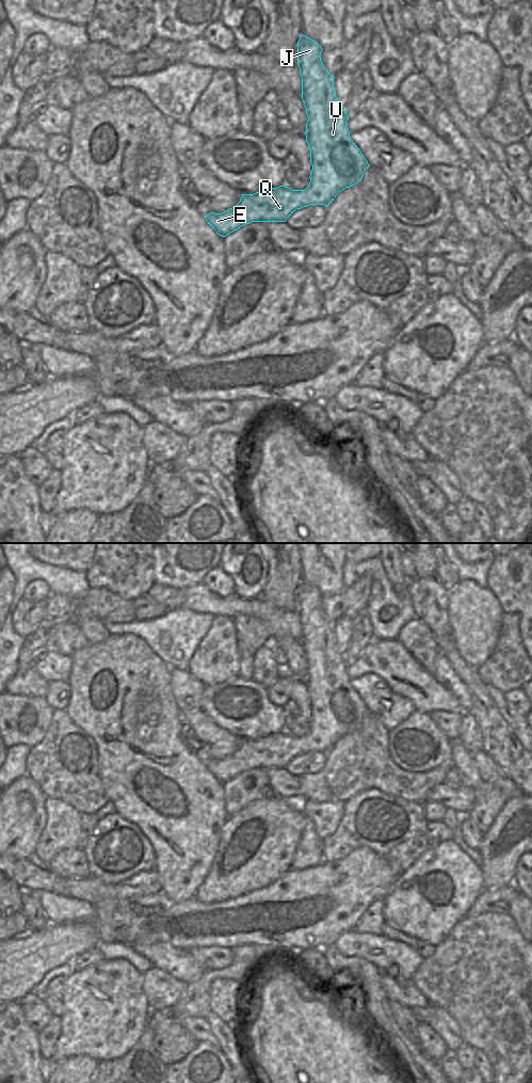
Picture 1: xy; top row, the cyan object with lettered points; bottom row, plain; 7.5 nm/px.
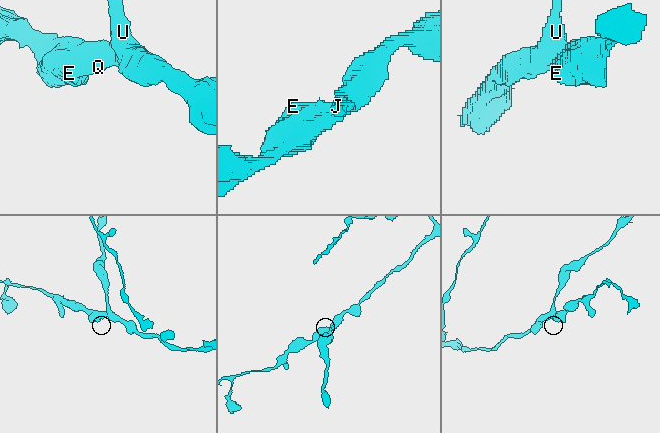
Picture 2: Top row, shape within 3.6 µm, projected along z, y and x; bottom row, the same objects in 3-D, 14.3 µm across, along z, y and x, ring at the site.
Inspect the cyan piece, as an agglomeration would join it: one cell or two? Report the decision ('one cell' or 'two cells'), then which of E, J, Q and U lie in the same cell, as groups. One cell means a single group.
one cell | E J Q U

